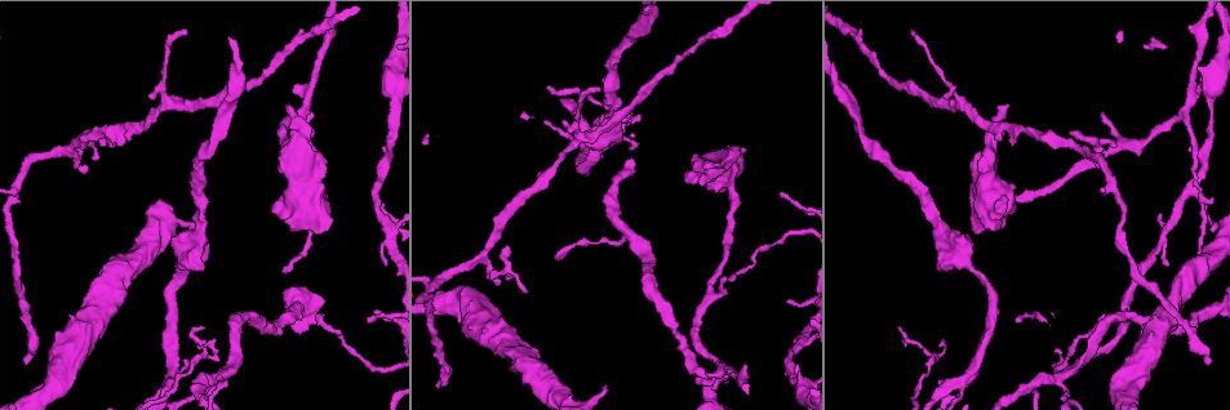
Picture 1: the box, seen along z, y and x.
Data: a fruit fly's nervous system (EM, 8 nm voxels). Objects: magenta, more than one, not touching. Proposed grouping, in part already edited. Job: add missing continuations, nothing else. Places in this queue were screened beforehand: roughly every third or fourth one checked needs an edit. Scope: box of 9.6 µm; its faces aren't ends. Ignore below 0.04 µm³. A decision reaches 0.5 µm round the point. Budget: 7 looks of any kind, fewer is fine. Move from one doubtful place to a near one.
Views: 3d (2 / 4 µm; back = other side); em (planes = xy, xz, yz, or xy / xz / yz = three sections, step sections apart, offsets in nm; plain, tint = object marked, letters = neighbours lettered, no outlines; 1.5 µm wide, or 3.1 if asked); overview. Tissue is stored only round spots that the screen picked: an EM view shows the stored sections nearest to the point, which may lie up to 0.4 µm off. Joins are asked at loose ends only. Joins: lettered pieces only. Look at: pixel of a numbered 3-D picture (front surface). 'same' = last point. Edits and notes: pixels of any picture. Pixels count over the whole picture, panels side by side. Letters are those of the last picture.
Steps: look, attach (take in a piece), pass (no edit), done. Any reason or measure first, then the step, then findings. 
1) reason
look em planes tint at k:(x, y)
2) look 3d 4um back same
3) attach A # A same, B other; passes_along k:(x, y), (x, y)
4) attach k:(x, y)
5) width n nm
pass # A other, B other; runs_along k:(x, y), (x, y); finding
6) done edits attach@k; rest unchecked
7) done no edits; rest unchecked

look em planes plain at 1:(508, 246)

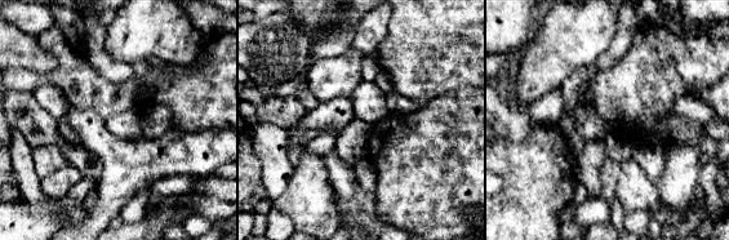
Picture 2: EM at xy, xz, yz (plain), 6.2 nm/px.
what lies round it
look em planes letters same

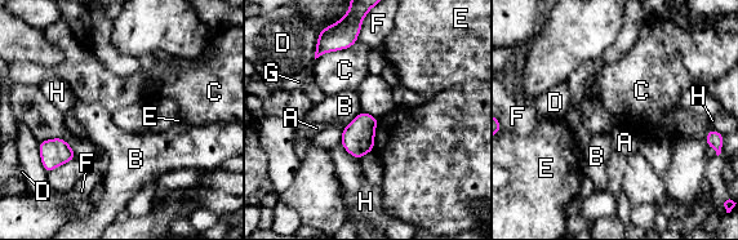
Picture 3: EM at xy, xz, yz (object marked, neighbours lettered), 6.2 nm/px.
width 200 nm
pass # A other, B other, C other, D other, E other, F other, G other, H other; border 3:(358, 41), (315, 60); none of them fits

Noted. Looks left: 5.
stops while still wide
look em xy step 8 tint at 1:(976, 228)

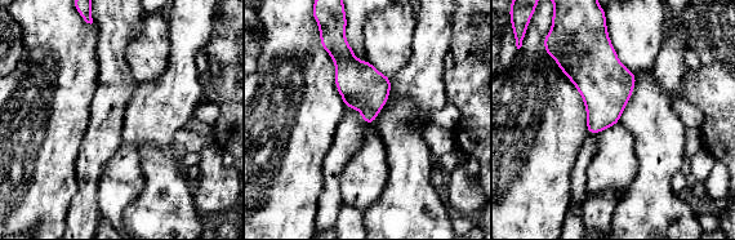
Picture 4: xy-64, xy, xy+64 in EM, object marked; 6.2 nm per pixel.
another direction
look em planes letters same

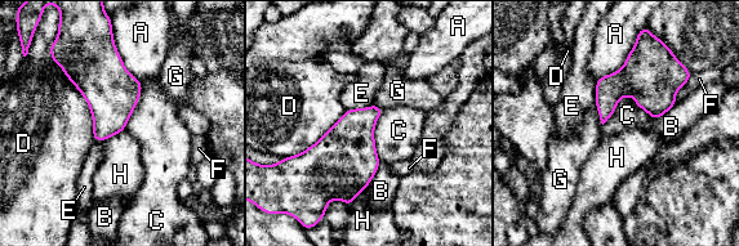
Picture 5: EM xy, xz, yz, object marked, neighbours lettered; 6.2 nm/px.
pass # A other, B other, C other, D other, E other, F other, G other, H other; border 5:(124, 129), (102, 141); no lettered piece goes on from it

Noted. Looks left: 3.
tapers out
look em planes letters at 1:(900, 329)

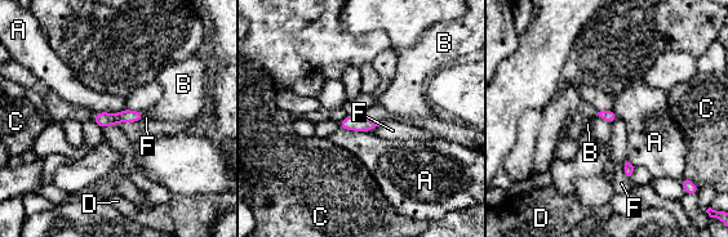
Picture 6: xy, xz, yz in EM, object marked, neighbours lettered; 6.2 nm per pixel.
width 80 nm
pass # A other, B other, C other, D other, F other; no lettered piece goes on from it

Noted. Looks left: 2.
done no edits; rest unchecked

